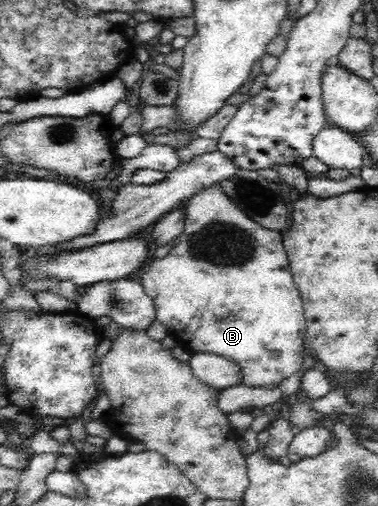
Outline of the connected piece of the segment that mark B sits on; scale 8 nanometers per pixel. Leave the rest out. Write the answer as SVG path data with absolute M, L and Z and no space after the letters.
M220 186L208 187L193 195L184 204L182 214L184 214L183 232L173 241L173 245L167 255L161 259L153 260L140 279L144 291L154 302L155 321L164 324L170 330L168 335L172 335L174 340L190 353L209 353L230 360L240 370L240 384L250 388L279 387L284 379L288 379L290 375L300 371L302 363L304 363L304 357L308 353L304 343L307 322L303 299L290 273L288 258L282 245L281 232L266 229L252 221L241 209L238 209L232 203L232 200L222 191Z

